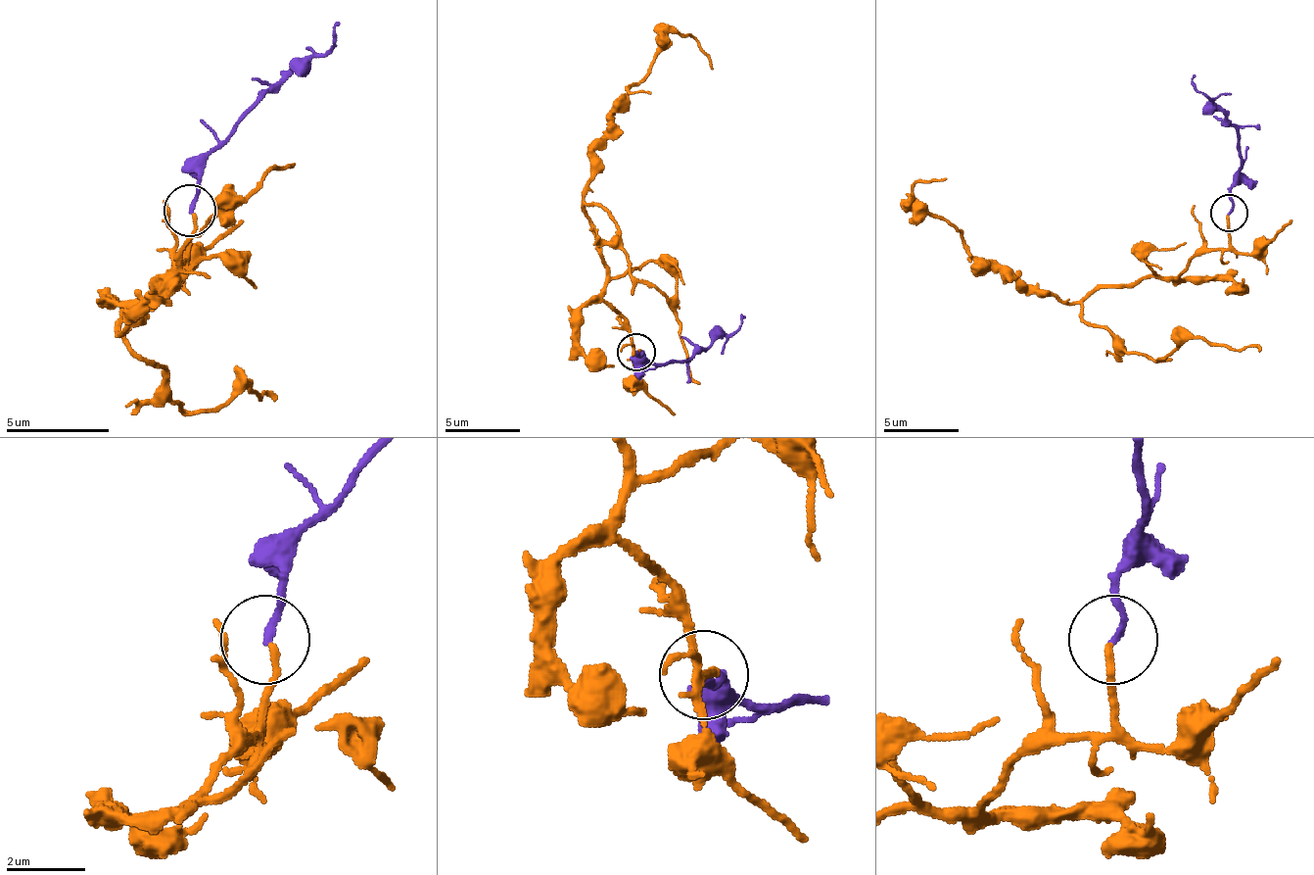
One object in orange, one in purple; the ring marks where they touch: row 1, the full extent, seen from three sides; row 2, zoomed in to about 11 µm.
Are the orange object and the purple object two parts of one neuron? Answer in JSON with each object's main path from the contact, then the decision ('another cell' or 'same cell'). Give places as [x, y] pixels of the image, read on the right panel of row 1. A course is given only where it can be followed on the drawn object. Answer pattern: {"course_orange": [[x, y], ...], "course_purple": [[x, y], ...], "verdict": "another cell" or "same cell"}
{"course_orange": [[1228, 216], [1228, 245], [1175, 275], [1062, 302], [991, 271], [949, 222], [912, 204], [919, 181], [946, 177]], "course_purple": [[1228, 212], [1232, 181], [1240, 170], [1240, 132], [1209, 98], [1194, 87], [1194, 75]], "verdict": "same cell"}

